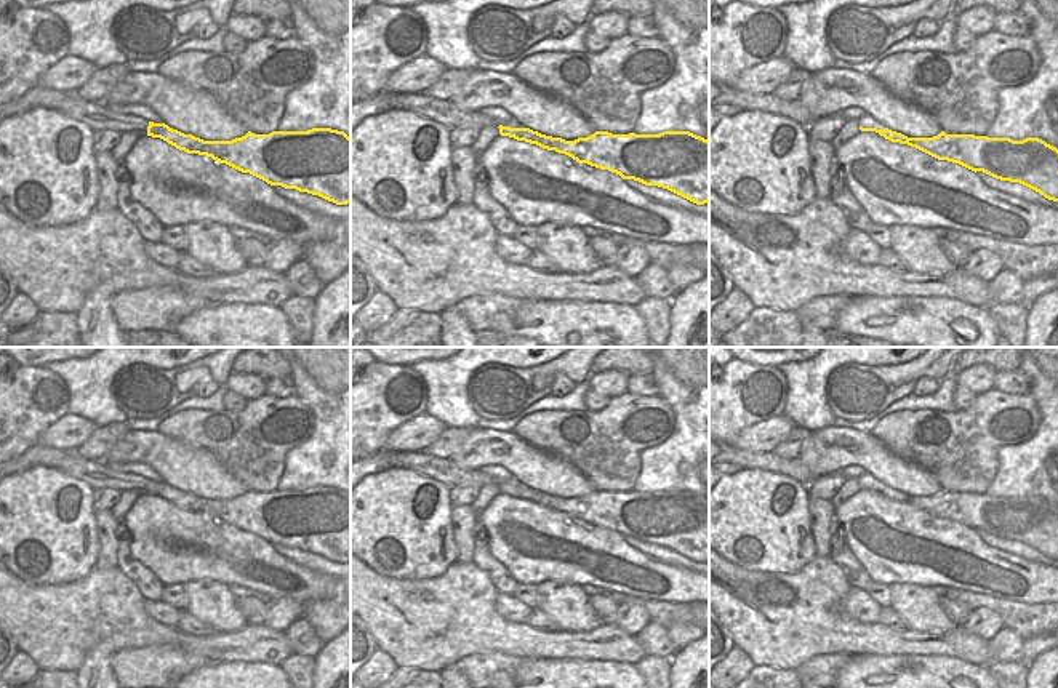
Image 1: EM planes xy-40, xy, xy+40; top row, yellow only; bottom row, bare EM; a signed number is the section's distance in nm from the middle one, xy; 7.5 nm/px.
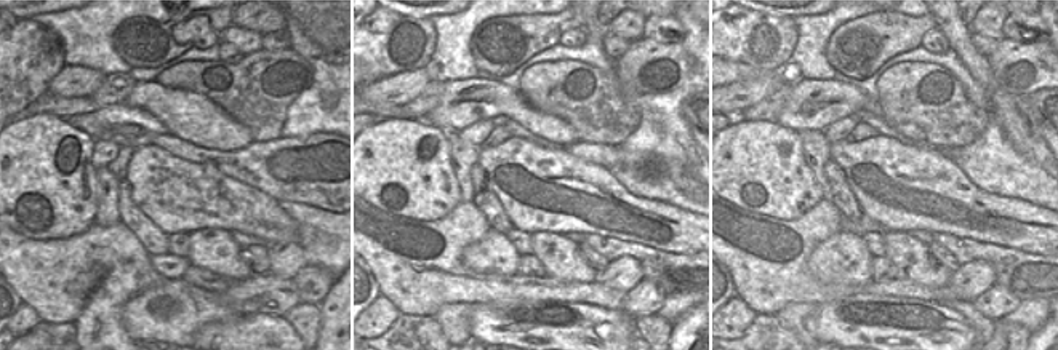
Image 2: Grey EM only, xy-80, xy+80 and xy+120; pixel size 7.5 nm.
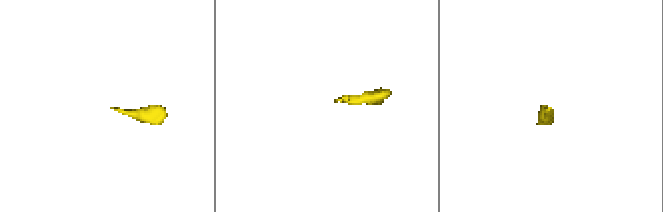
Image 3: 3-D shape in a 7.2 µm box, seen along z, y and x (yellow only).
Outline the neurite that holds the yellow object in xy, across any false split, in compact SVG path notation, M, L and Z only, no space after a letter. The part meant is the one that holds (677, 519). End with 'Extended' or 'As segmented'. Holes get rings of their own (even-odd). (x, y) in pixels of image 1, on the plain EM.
M378 451L389 467L411 469L448 488L493 483L501 494L536 502L565 512L578 522L608 528L623 538L667 547L696 563L709 560L709 499L690 490L659 493L611 493L595 490L587 496L565 499L530 486L503 485L498 477L459 469L450 458L434 458L426 451Z. Extended

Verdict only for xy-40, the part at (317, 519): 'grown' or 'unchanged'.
grown

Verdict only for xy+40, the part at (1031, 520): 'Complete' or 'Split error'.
Complete

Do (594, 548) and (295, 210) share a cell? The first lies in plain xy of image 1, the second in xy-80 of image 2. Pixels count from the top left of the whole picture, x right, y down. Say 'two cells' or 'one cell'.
two cells

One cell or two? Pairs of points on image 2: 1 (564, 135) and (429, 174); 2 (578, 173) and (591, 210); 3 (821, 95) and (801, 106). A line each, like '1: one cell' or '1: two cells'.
1: two cells
2: one cell
3: one cell

